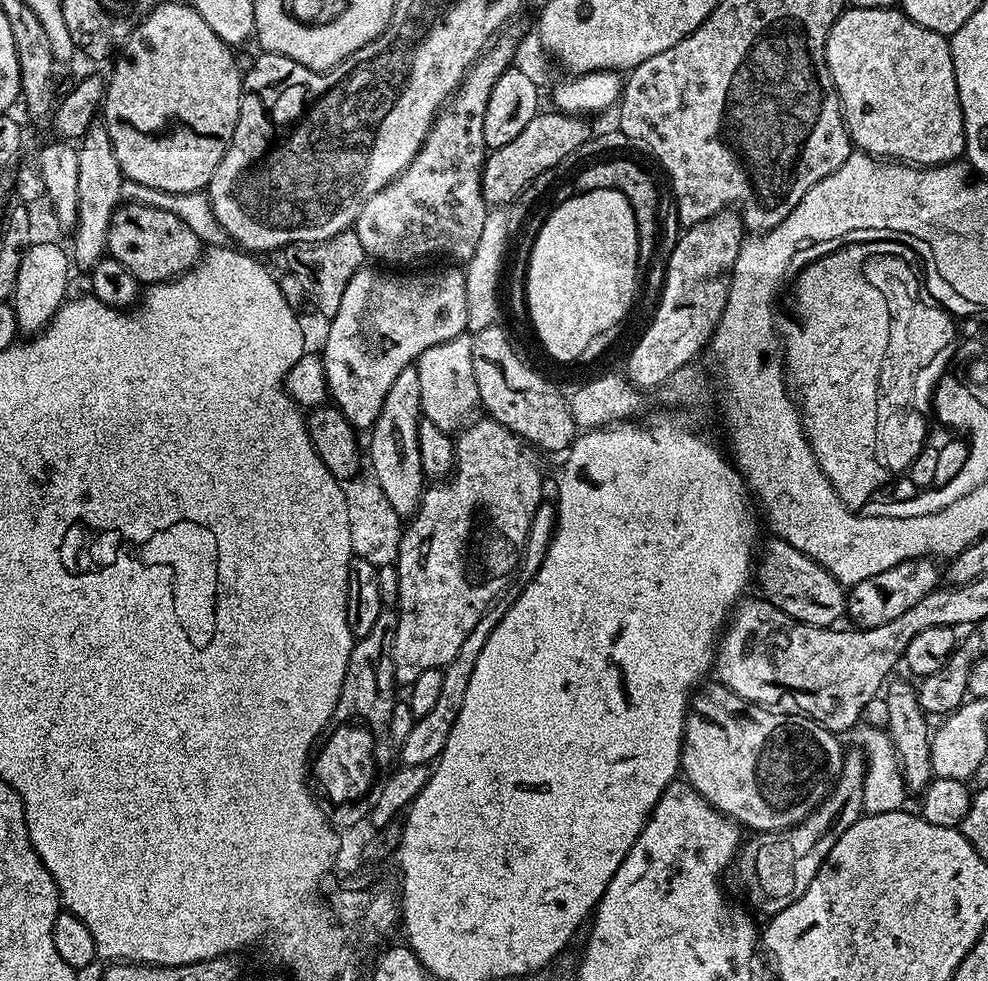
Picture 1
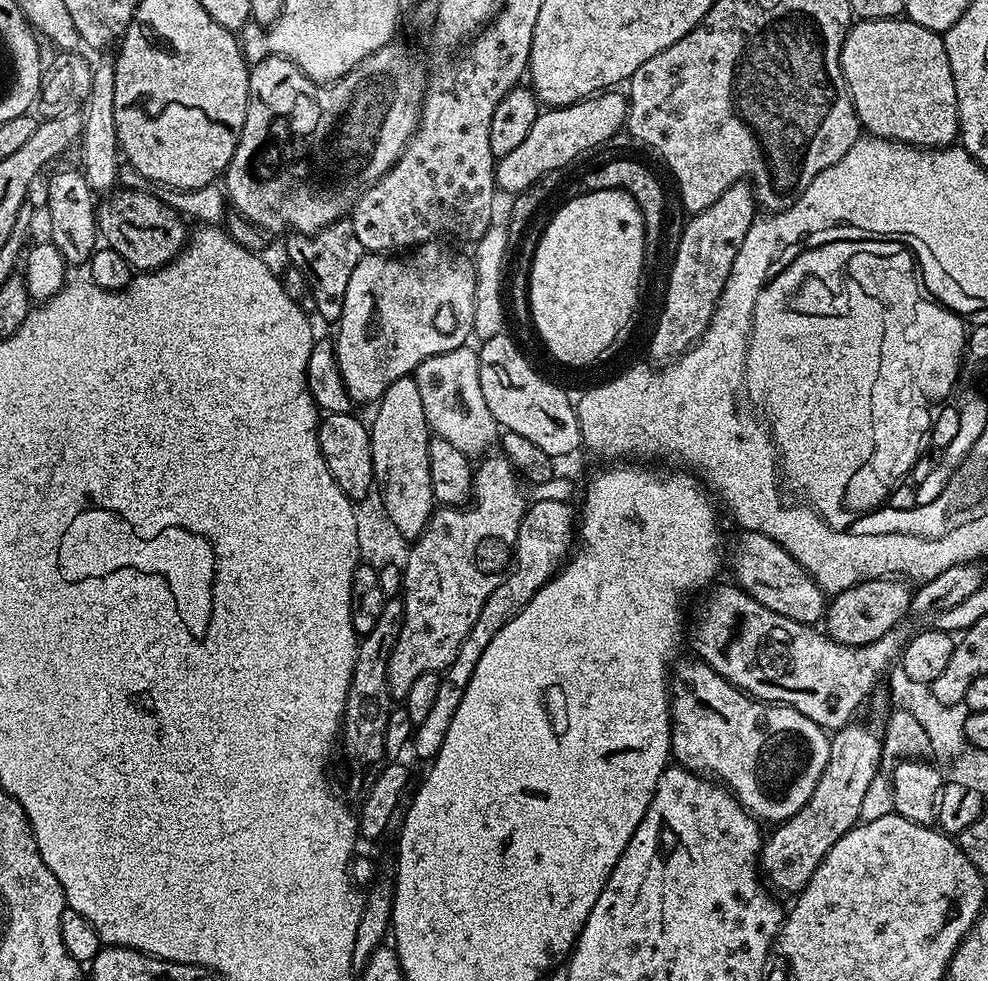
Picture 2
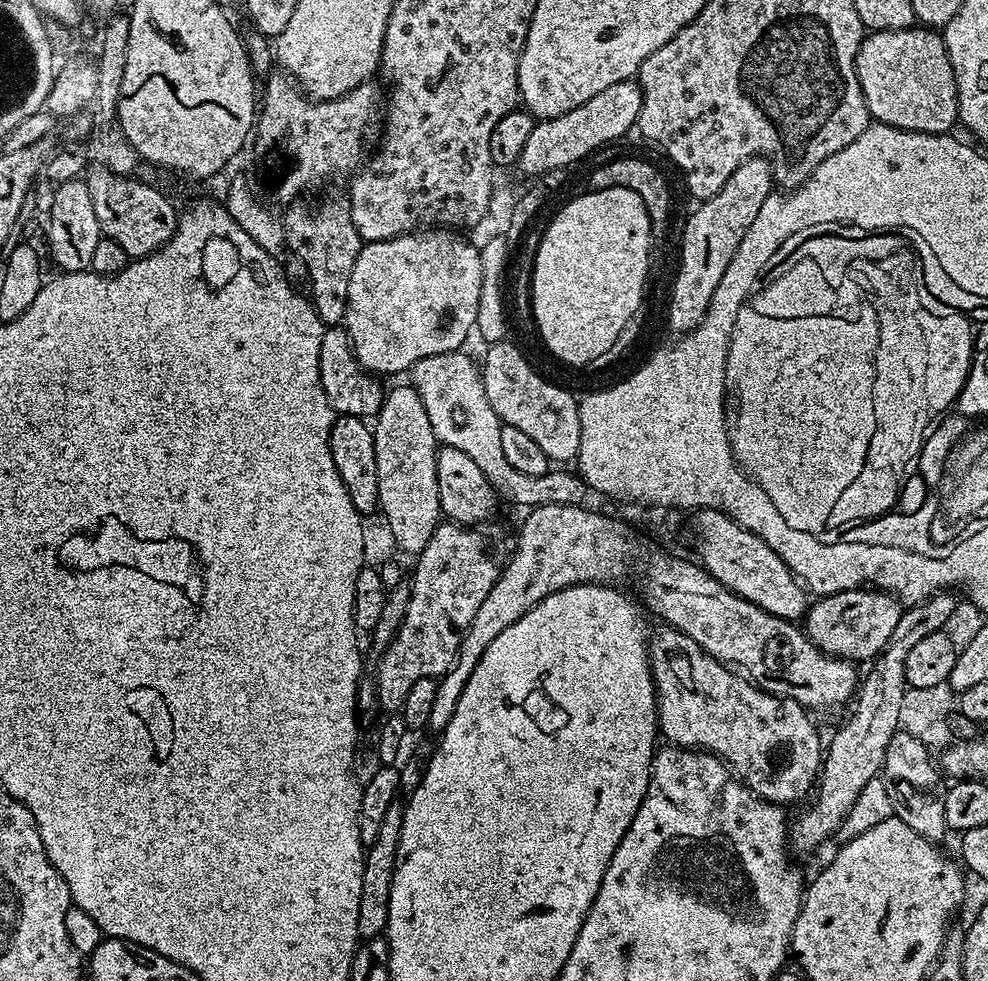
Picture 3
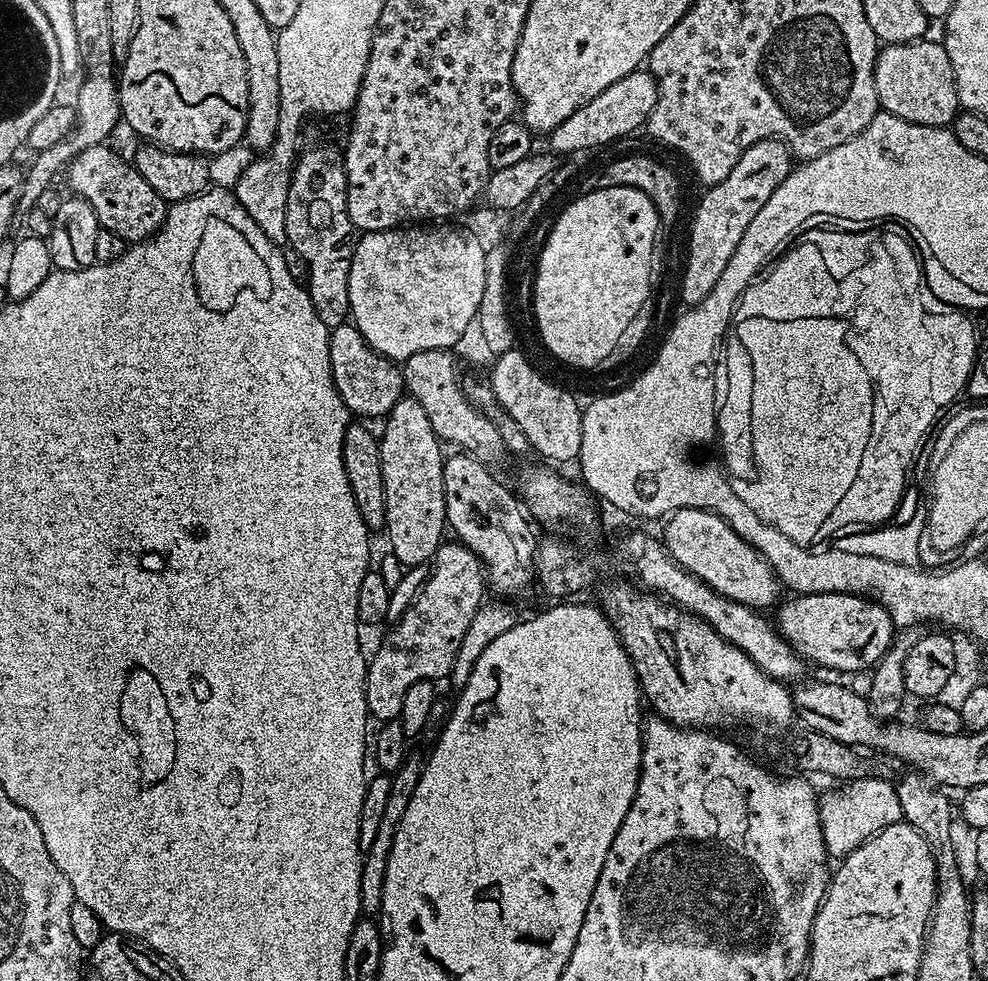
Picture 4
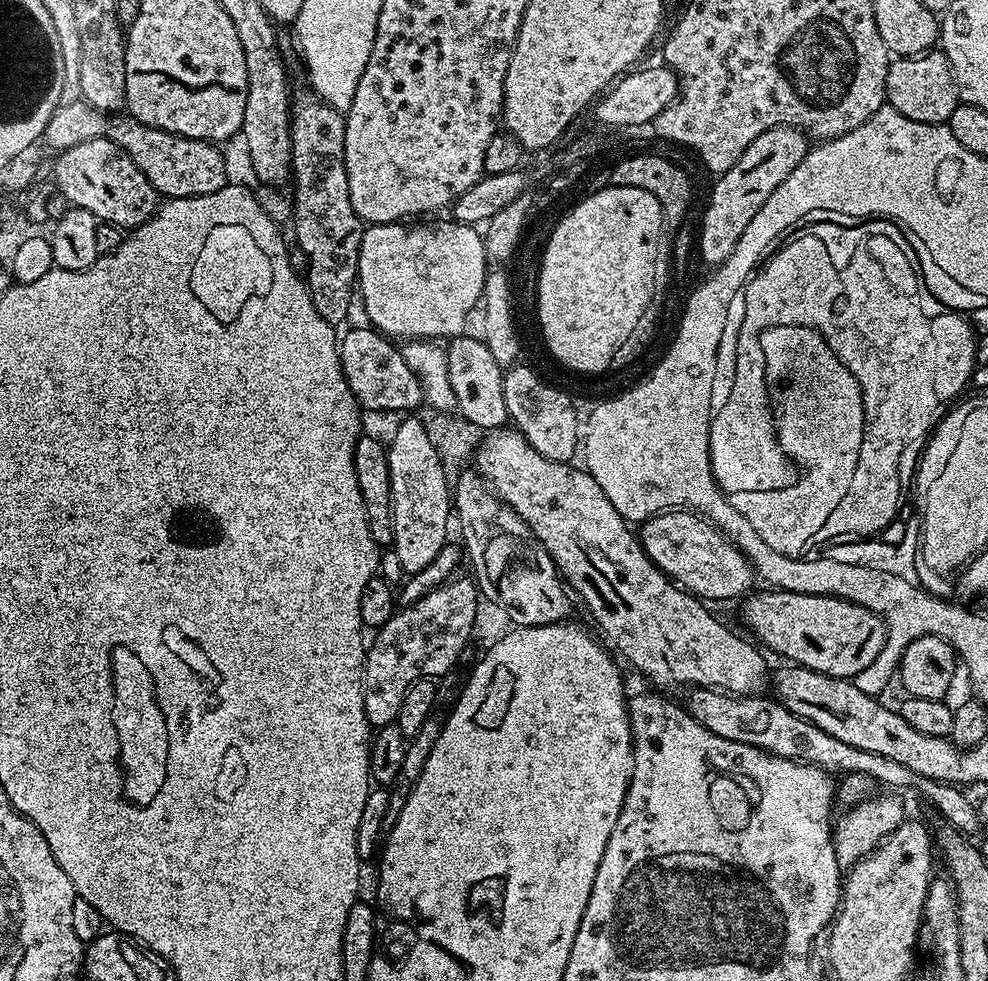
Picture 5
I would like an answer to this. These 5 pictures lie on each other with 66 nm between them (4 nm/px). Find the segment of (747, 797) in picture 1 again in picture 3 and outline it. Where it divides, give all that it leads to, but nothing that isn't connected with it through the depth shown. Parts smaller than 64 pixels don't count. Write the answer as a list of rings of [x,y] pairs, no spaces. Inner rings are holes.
[[[660,626],[648,640],[648,664],[656,687],[658,732],[669,745],[685,750],[711,752],[724,761],[743,784],[762,800],[789,806],[813,791],[822,767],[822,740],[809,713],[798,702],[771,696],[757,688],[739,671],[716,660],[684,632]]]

